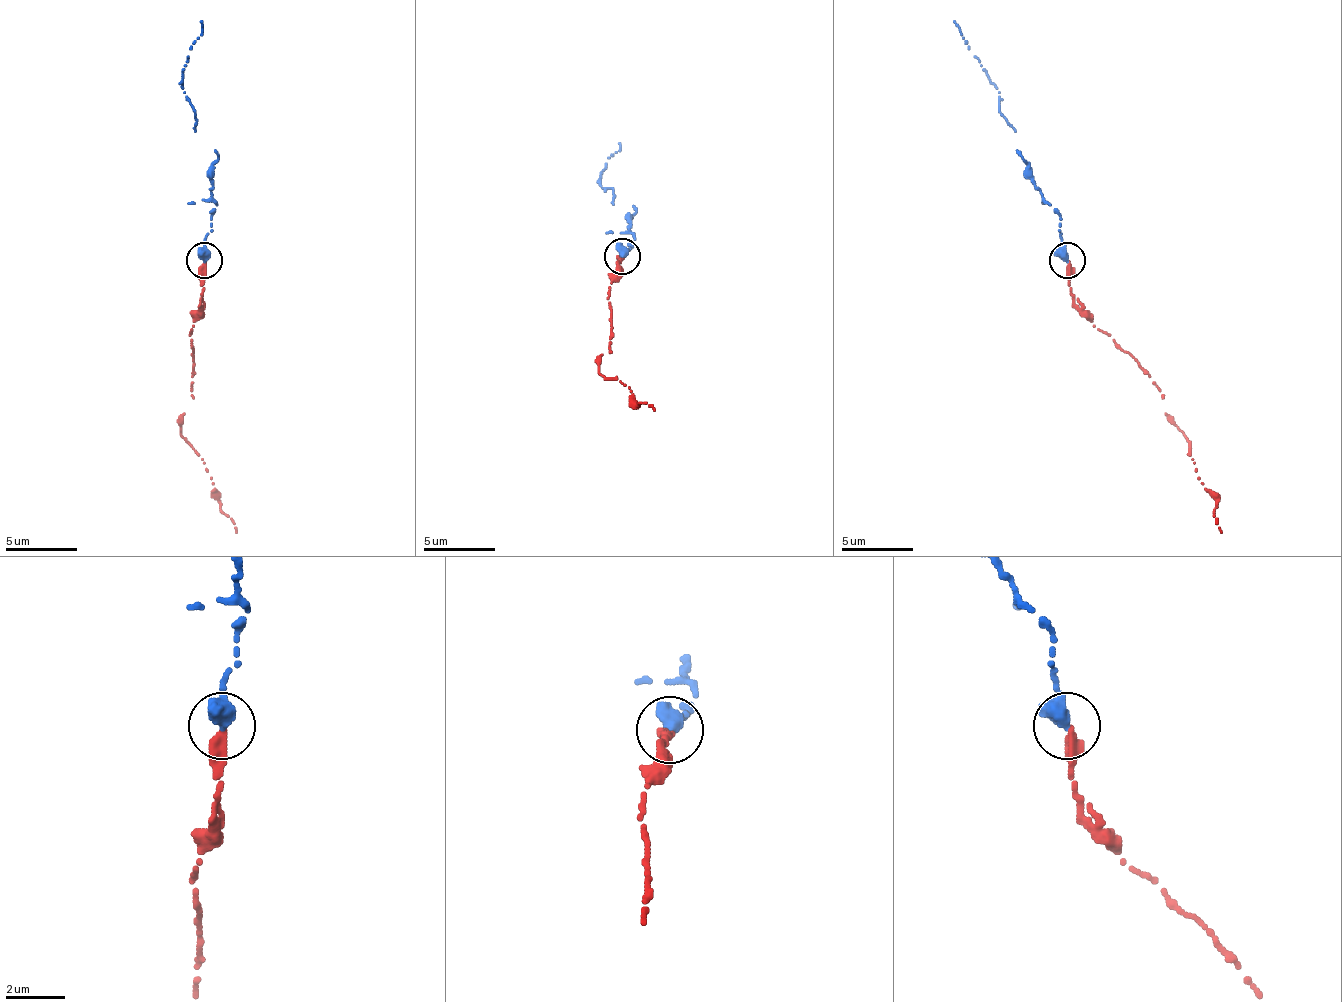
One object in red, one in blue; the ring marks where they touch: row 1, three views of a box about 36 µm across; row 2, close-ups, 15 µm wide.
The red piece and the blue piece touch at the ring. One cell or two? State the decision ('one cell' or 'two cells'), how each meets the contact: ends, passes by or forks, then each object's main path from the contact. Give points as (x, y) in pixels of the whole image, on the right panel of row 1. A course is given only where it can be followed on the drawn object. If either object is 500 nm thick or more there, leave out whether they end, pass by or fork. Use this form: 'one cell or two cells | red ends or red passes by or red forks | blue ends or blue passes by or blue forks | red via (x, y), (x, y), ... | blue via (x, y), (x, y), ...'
one cell | red ends | blue ends | red via (1070, 261), (1073, 304), (1102, 329), (1163, 397), (1166, 415), (1184, 433), (1198, 480), (1216, 501), (1220, 533) | blue via (1066, 261), (1059, 211), (1034, 183), (1016, 132), (998, 111), (998, 89), (955, 21)

